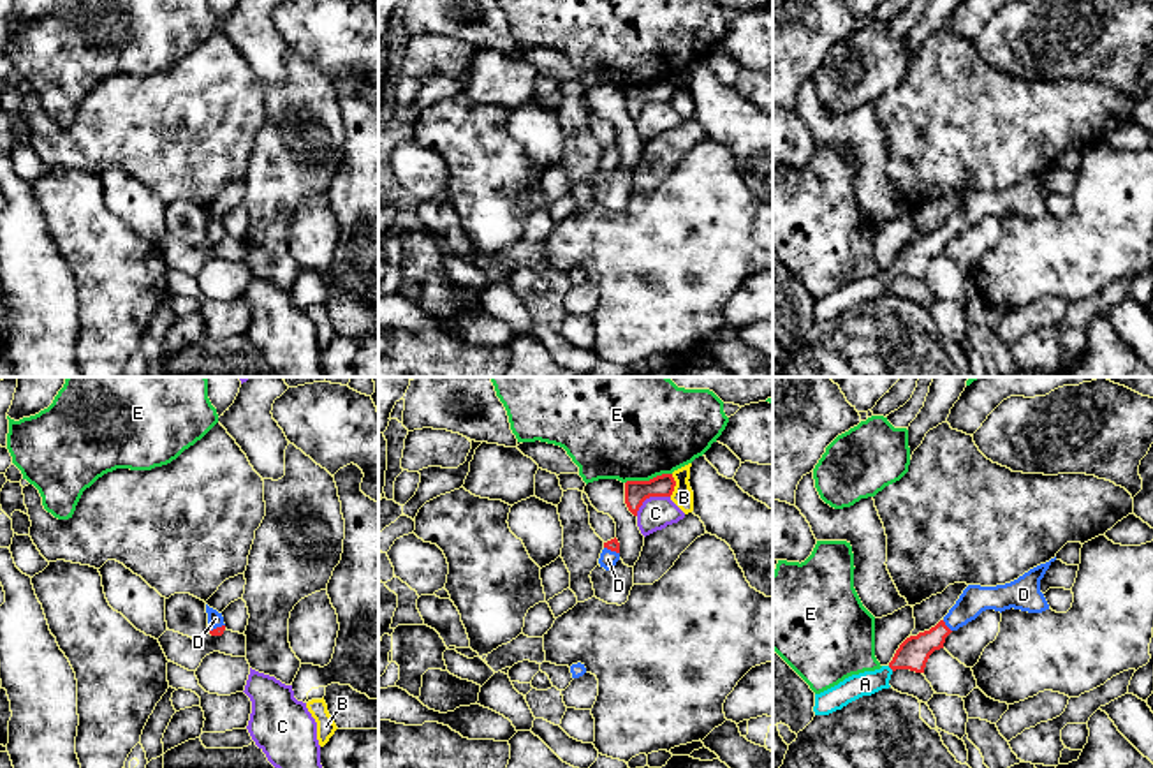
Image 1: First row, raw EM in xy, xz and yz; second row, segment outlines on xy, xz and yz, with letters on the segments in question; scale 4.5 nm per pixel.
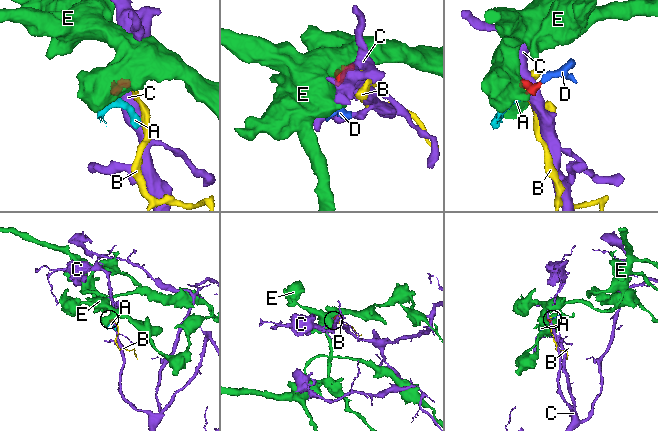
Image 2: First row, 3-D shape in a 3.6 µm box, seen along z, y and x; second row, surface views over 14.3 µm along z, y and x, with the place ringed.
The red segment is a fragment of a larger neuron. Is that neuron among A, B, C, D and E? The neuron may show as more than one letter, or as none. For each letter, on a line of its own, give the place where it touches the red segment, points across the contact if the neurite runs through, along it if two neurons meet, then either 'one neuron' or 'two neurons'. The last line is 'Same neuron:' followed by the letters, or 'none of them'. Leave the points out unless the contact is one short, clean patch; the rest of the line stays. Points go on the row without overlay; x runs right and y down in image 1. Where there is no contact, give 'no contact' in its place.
A: contact yz (891, 273); way yz (914, 258), (891, 273), (877, 286), (865, 289); one neuron
B: contact xz (675, 90); border xz (673, 80), (675, 92), (669, 101); two neurons
C: contact xz (650, 101); border xz (669, 101), (650, 101), (636, 120); two neurons
D: contact yz (946, 231); way yz (914, 258), (946, 231), (974, 205); one neuron
E: contact xz (650, 85); two neurons
Same neuron: A, D

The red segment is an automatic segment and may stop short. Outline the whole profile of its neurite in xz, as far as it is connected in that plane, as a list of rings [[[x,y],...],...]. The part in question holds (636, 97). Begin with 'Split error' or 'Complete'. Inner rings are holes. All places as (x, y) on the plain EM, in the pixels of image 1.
Complete. [[[662,79],[650,86],[627,86],[625,88],[625,109],[628,116],[637,122],[639,113],[650,102],[671,102],[676,86],[672,79]]]

